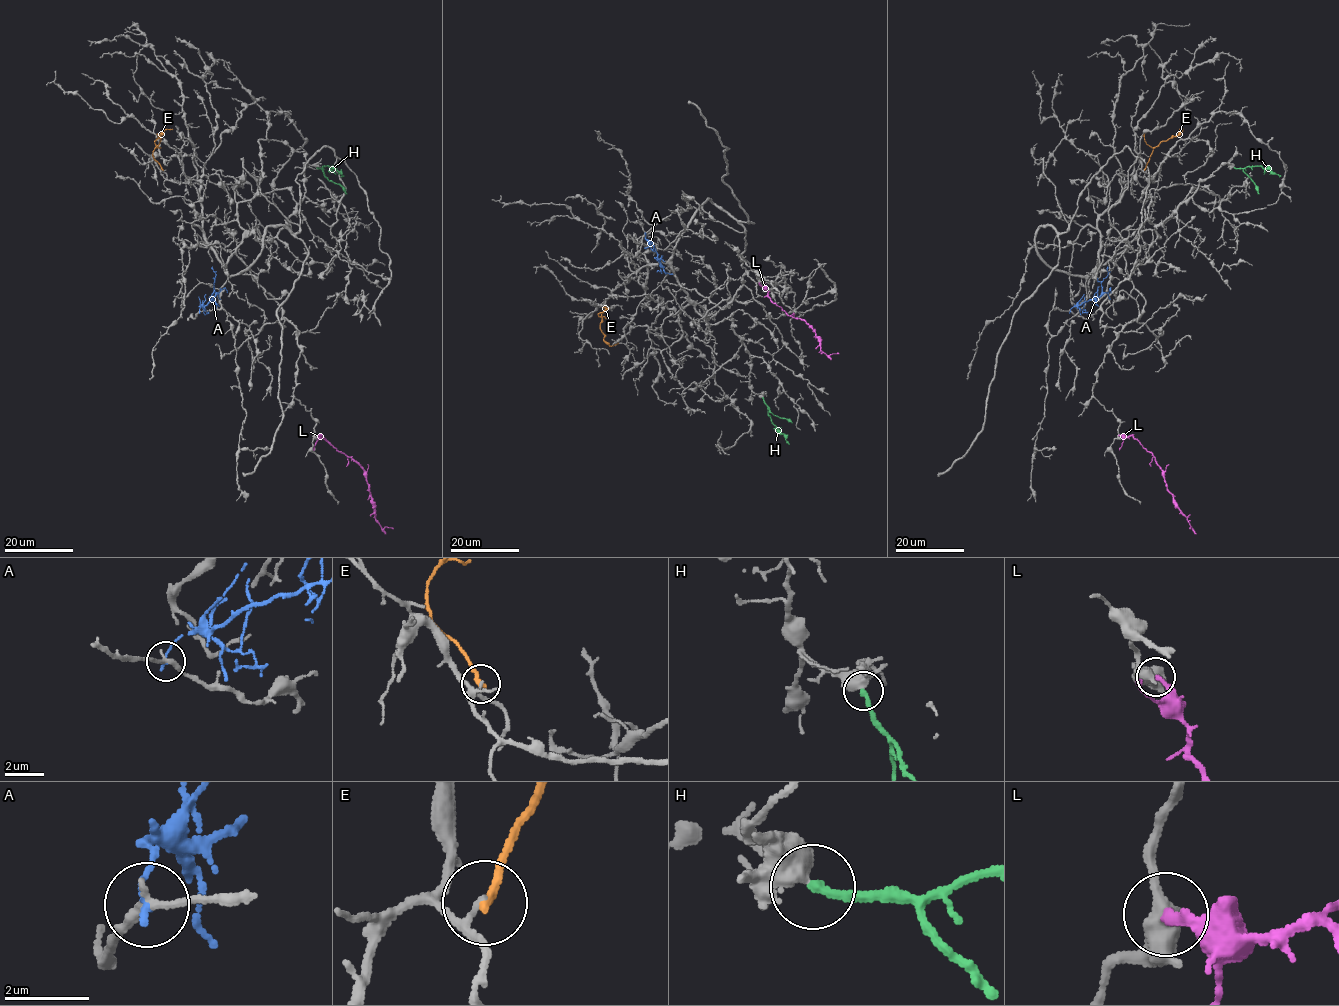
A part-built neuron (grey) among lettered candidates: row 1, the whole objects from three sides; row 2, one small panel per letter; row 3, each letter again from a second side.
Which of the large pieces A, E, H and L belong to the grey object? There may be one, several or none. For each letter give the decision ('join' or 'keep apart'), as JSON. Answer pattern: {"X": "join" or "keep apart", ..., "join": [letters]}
{"A": "keep apart", "E": "keep apart", "H": "join", "L": "keep apart", "join": ["H"]}

